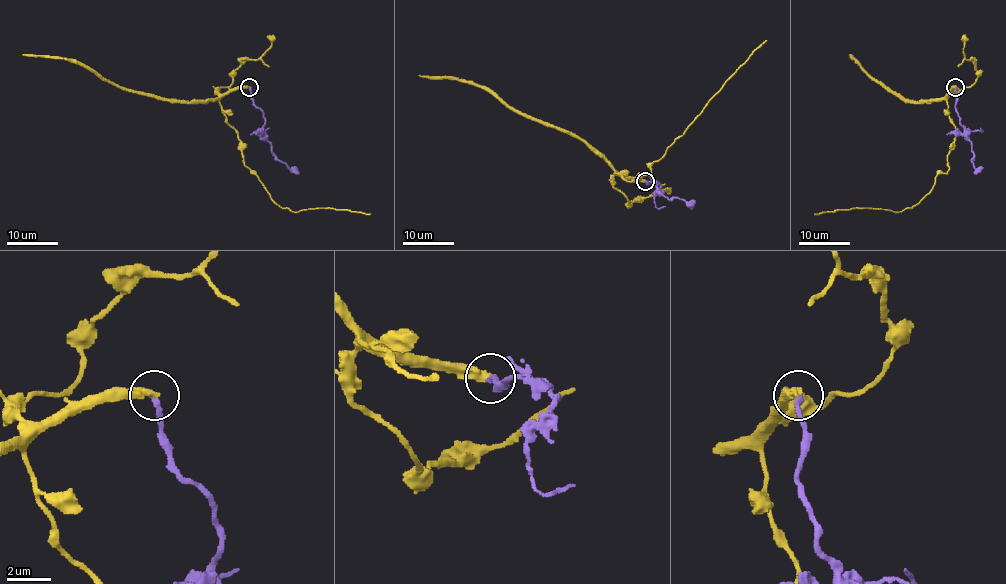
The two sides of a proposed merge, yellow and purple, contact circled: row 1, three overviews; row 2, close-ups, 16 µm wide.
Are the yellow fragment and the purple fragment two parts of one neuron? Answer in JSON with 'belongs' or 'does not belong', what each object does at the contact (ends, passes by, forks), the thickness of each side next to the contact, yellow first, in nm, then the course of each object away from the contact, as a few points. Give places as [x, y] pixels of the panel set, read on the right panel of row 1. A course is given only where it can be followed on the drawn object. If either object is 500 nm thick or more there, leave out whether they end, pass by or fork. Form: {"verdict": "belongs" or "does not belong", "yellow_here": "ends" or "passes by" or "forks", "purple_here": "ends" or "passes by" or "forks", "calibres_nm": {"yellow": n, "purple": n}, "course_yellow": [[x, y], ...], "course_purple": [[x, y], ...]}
{"verdict": "does not belong", "yellow_here": "ends", "purple_here": "ends", "calibres_nm": {"yellow": 320, "purple": 240}, "course_yellow": [[955, 87], [947, 100], [955, 127], [948, 170], [936, 177], [918, 204], [901, 211], [858, 207], [814, 214]], "course_purple": [[955, 87], [955, 109], [964, 136], [970, 142], [974, 173]]}

